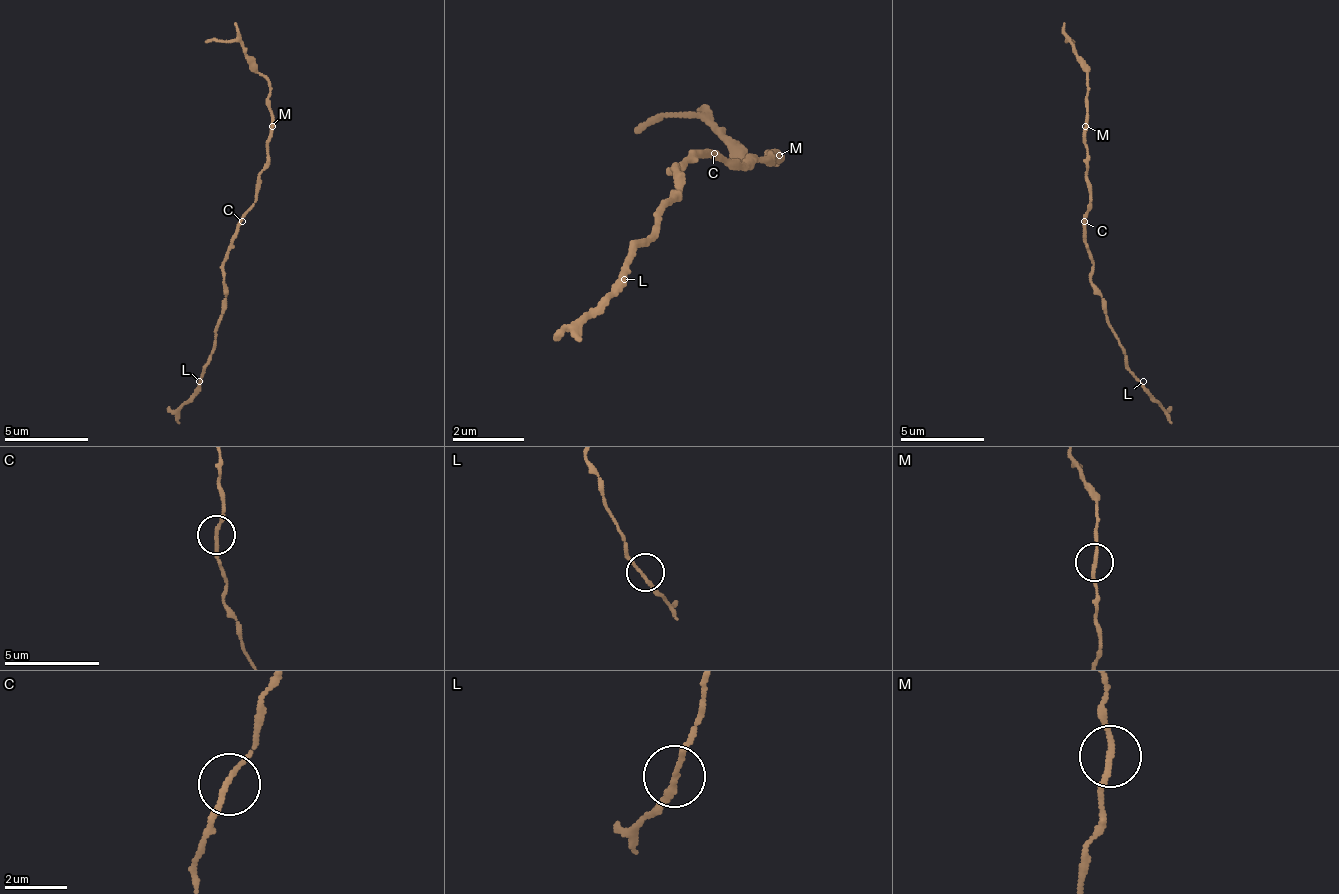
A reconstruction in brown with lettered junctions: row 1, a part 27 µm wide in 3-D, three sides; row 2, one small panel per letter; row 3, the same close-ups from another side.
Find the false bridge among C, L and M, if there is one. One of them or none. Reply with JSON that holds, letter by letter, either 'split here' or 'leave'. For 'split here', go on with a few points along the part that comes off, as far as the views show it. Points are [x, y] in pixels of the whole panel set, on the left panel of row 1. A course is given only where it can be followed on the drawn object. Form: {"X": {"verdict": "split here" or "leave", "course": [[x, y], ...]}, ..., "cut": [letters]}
{"C": {"verdict": "leave"}, "L": {"verdict": "leave"}, "M": {"verdict": "leave"}, "cut": []}

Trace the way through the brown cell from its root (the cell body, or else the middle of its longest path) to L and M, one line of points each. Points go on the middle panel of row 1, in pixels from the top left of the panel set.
L: (705, 153), (678, 171), (678, 189), (660, 207), (660, 225), (633, 252), (633, 261), (624, 270), (624, 279)
M: (705, 153), (714, 153), (723, 162), (768, 162), (777, 153)

